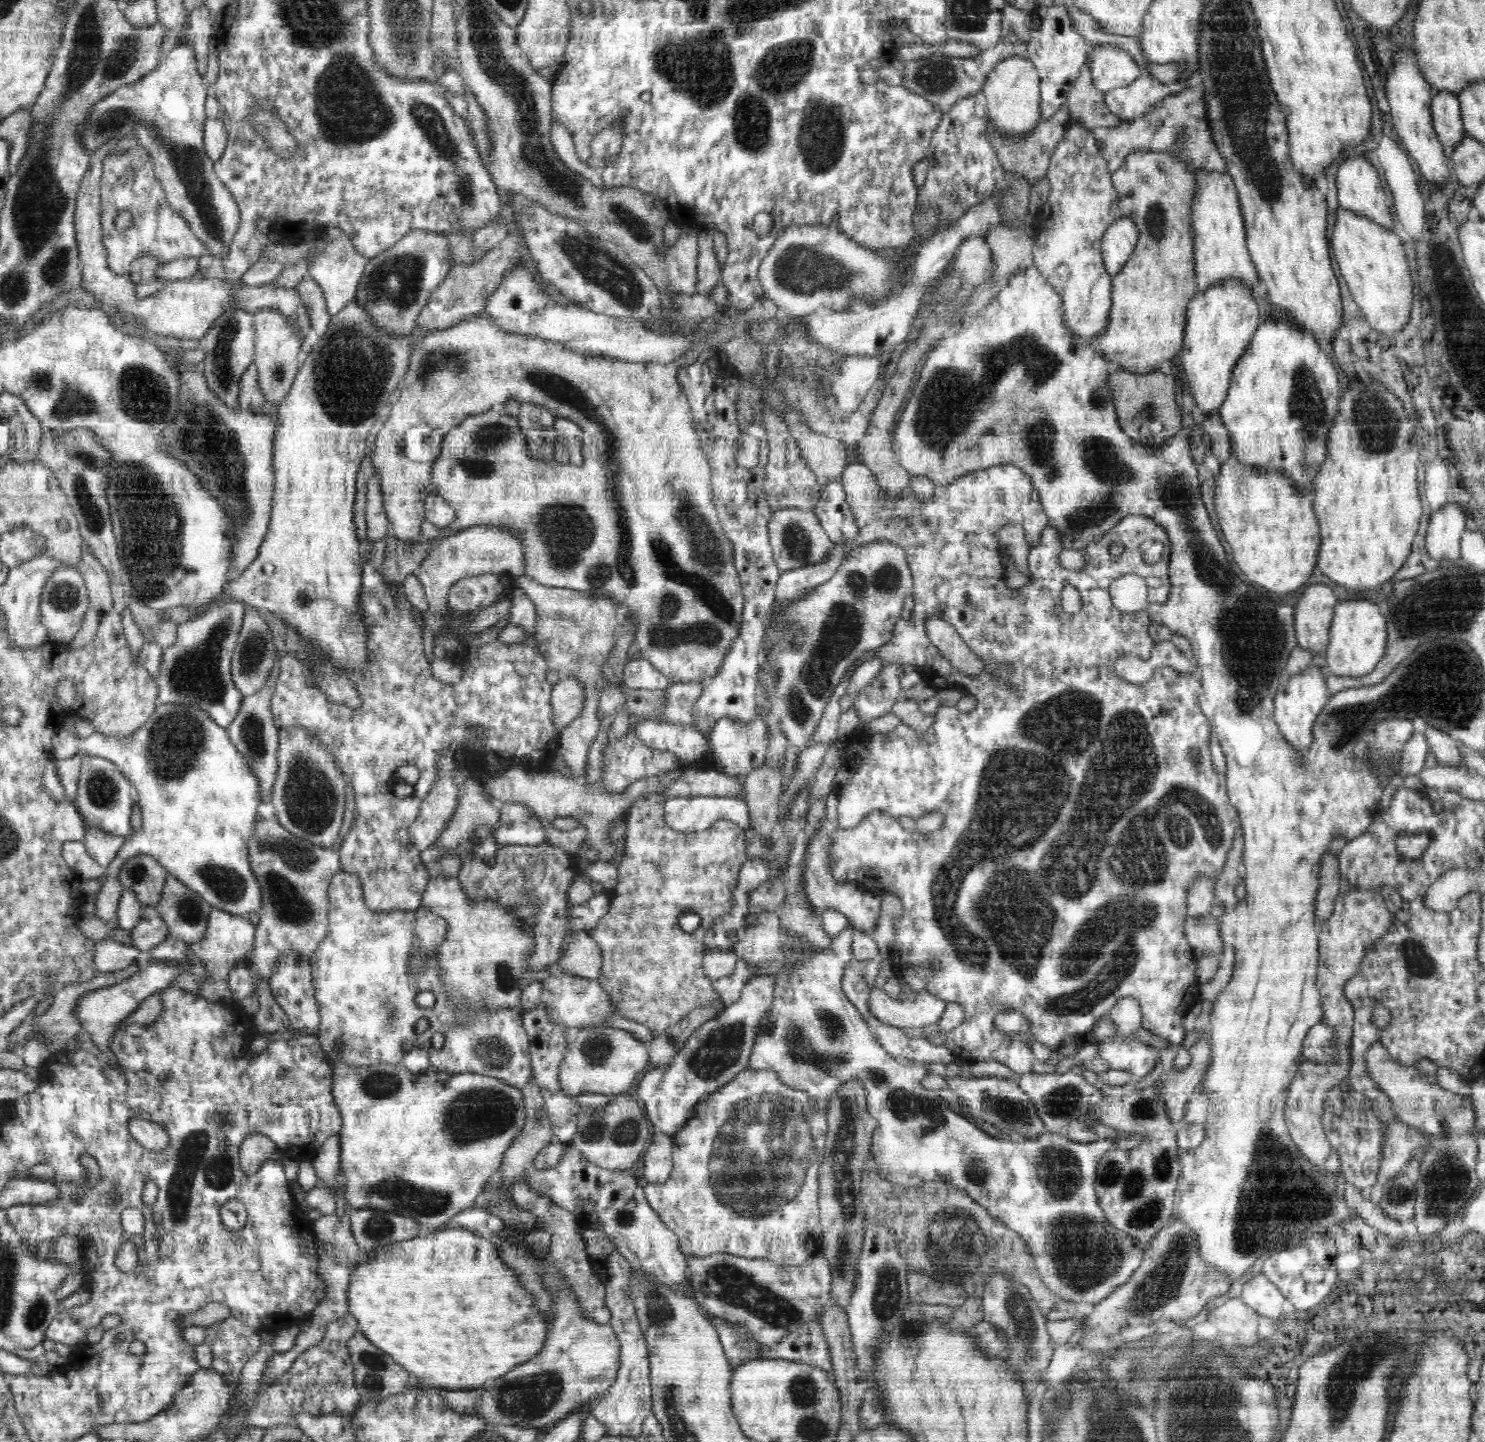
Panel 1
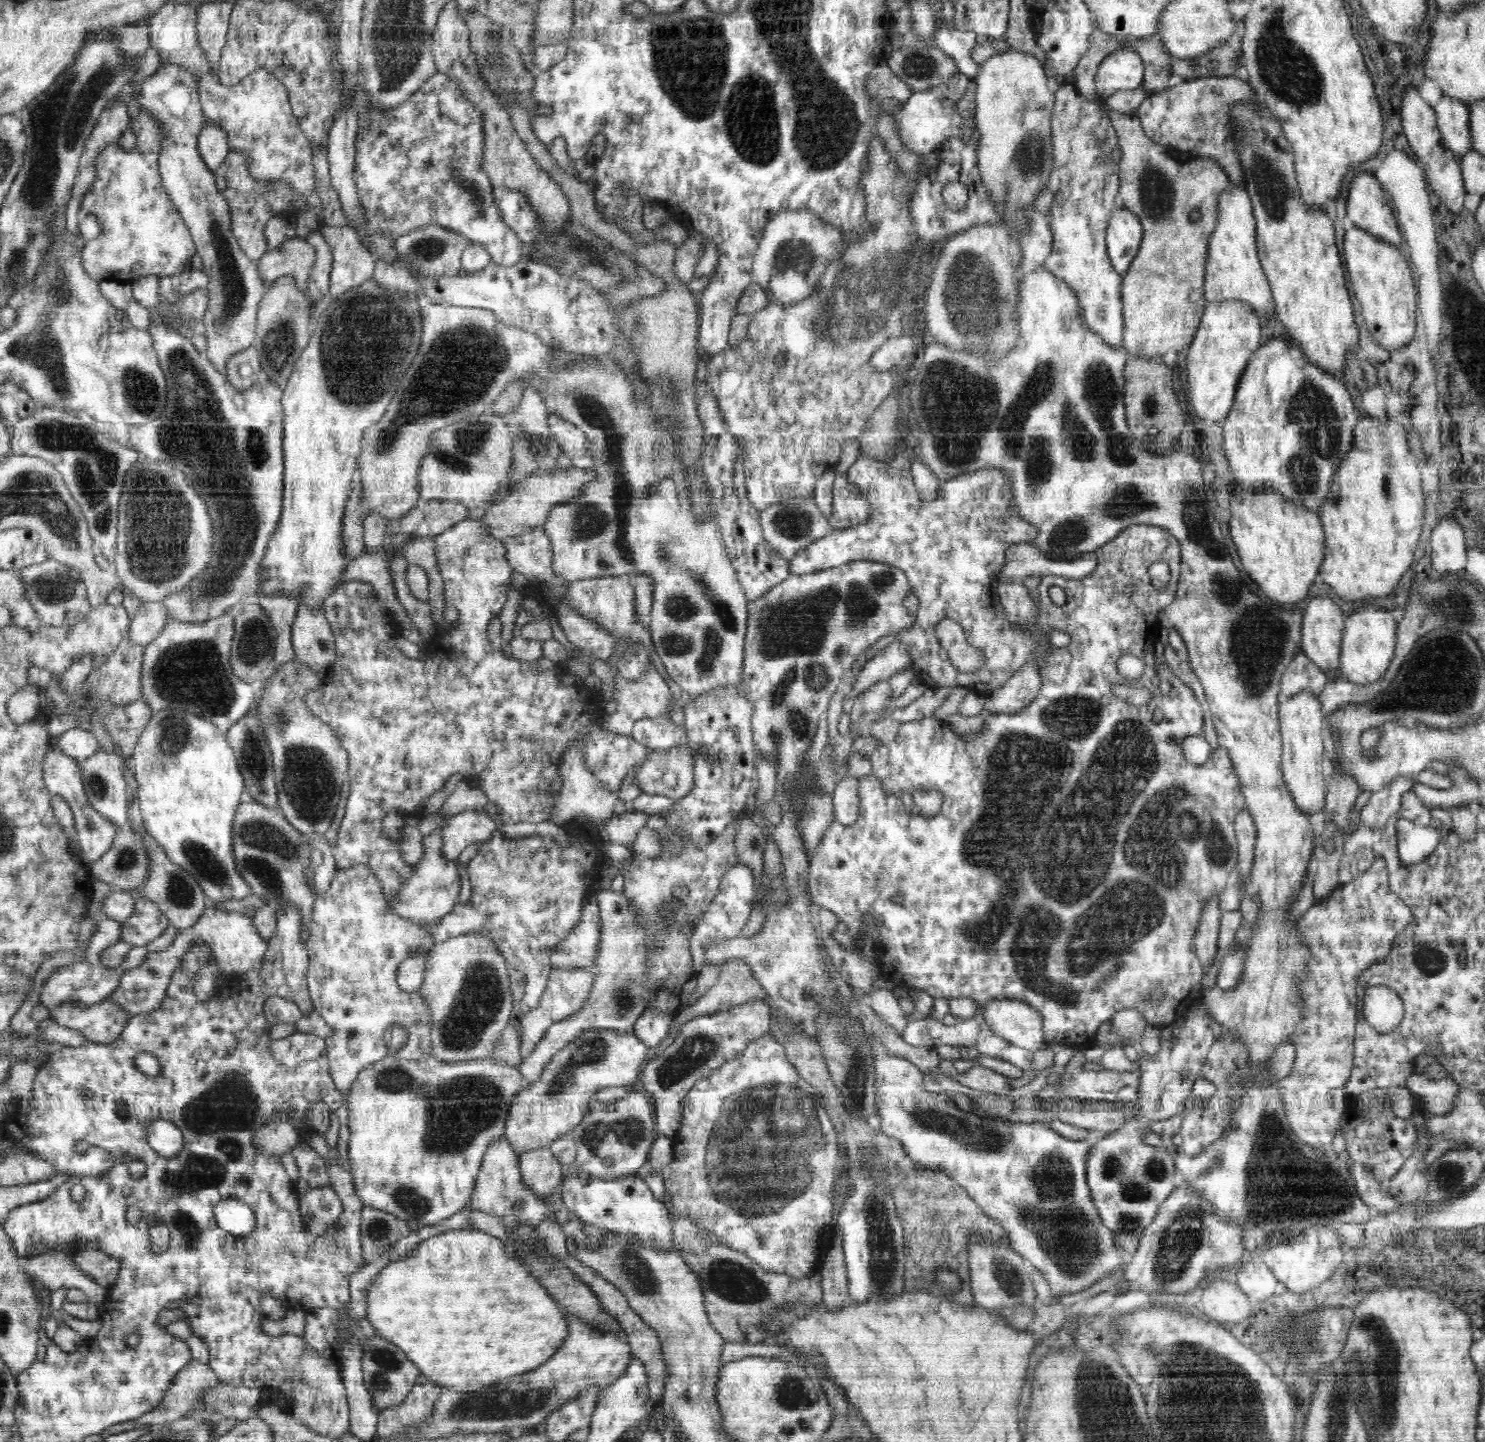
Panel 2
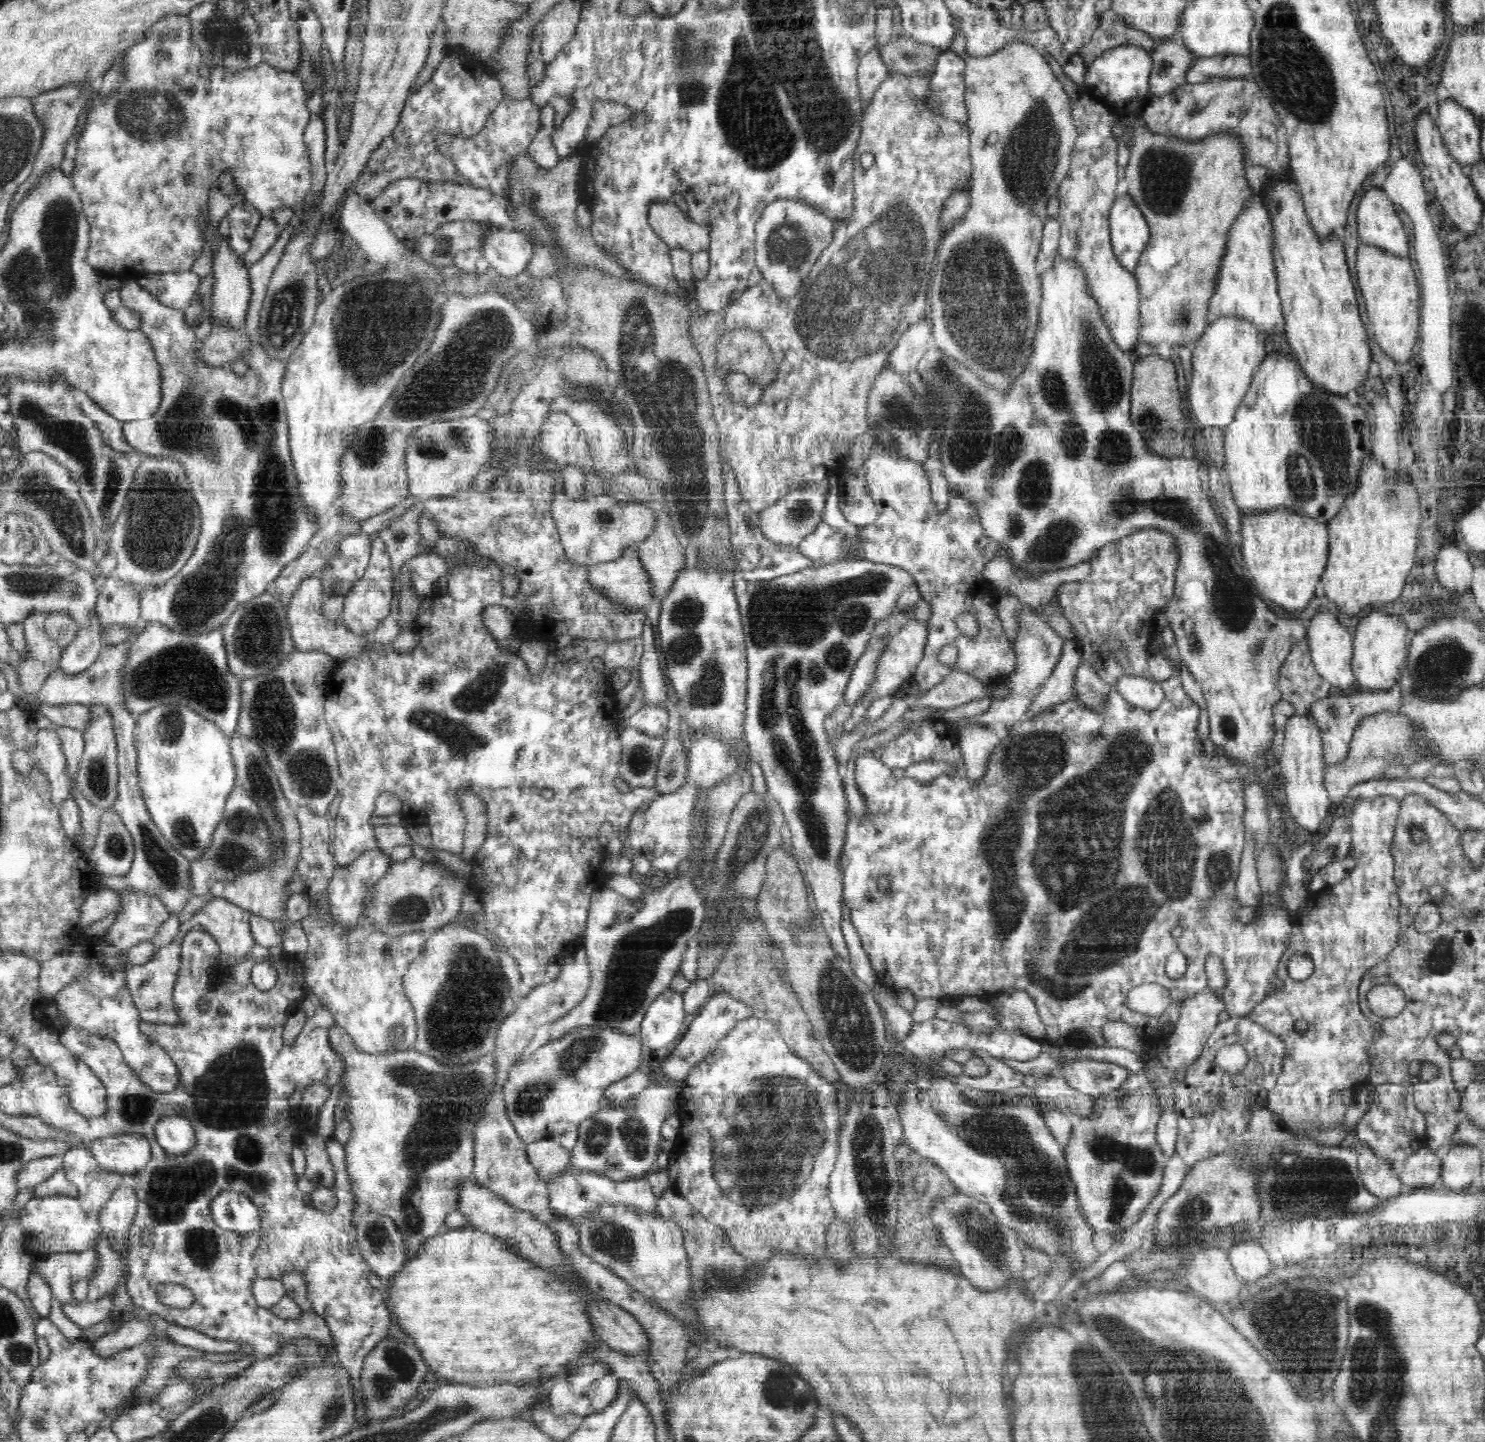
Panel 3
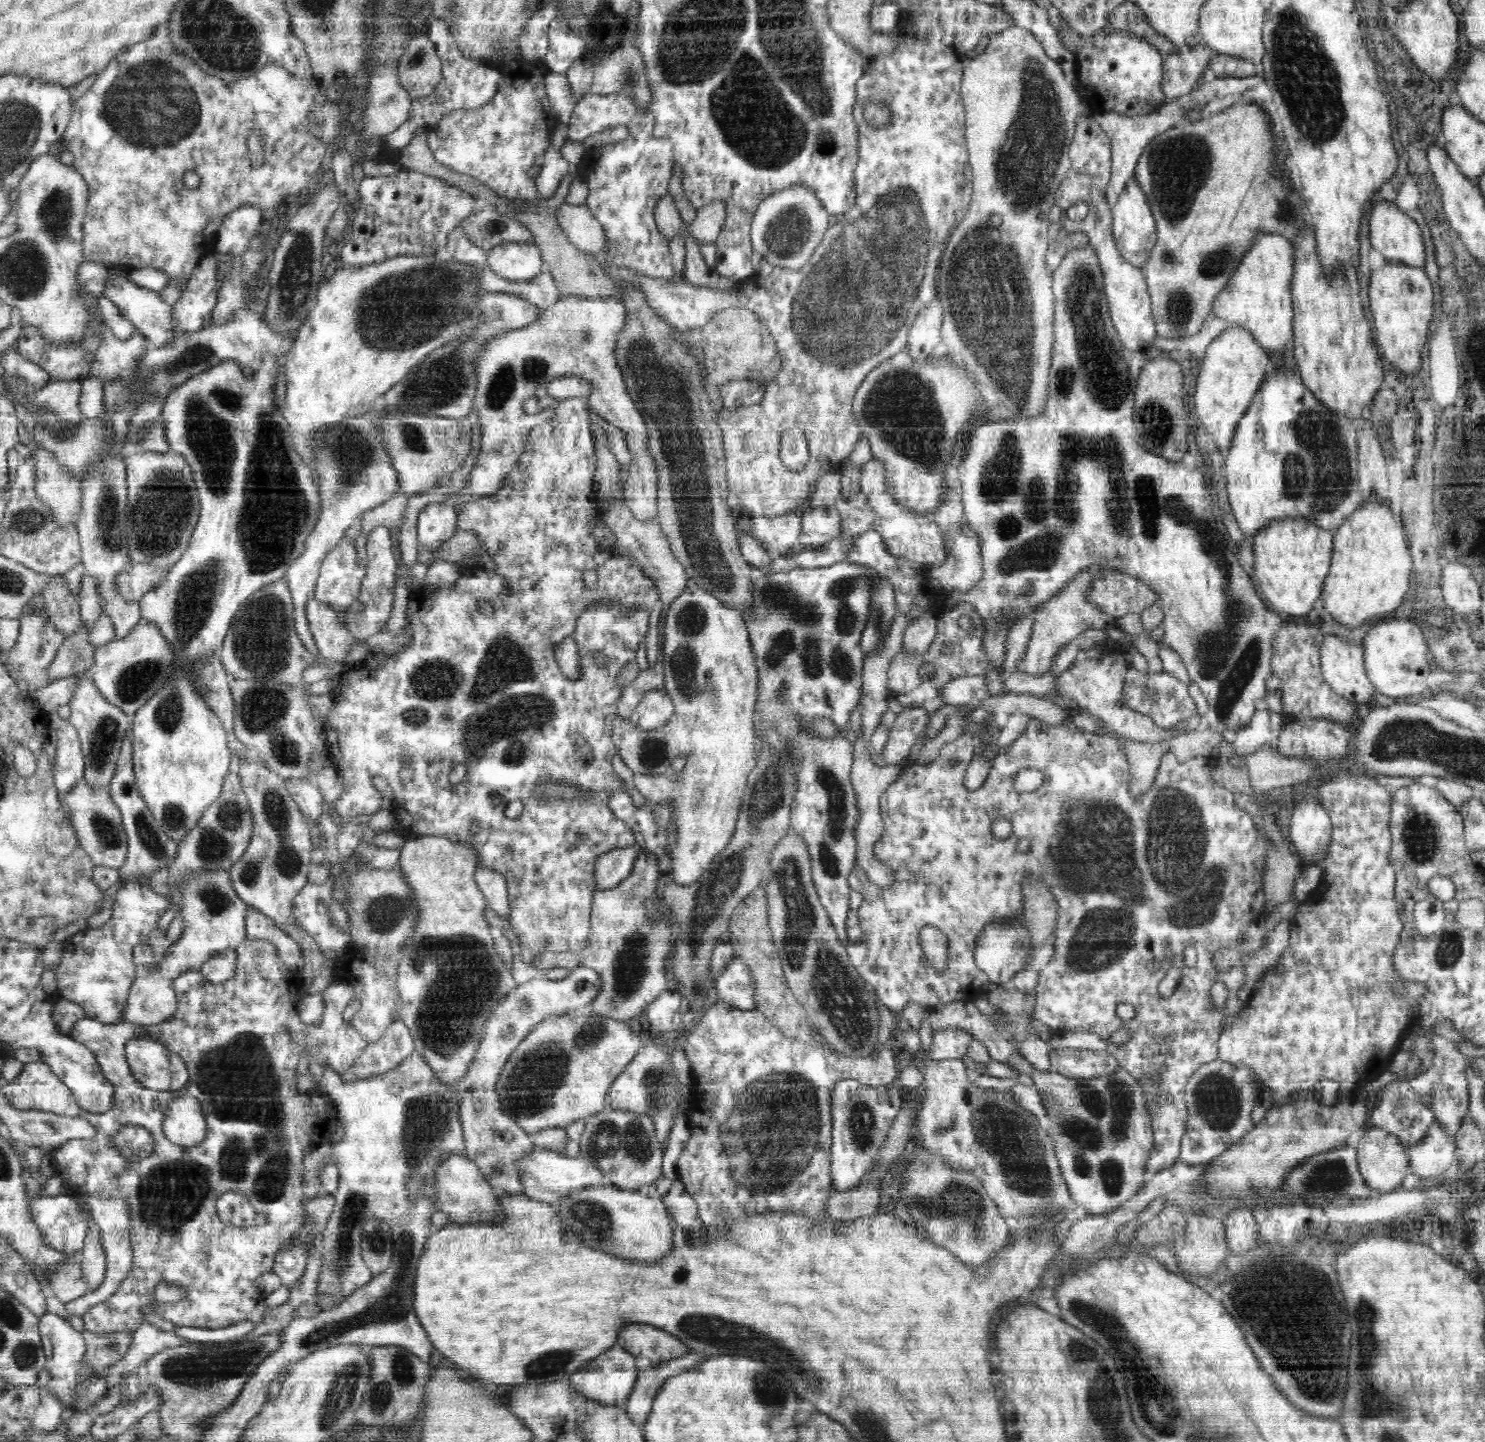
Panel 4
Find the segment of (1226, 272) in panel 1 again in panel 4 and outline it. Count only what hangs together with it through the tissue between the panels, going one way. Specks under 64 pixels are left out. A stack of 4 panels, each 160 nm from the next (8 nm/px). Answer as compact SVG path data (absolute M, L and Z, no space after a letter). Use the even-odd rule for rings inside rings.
M1260 234L1255 238L1247 254L1236 267L1231 281L1217 294L1211 311L1202 328L1184 338L1162 338L1157 336L1149 348L1164 350L1175 355L1178 339L1185 342L1190 357L1201 359L1207 346L1220 332L1228 327L1242 327L1252 333L1256 342L1267 354L1272 350L1282 350L1286 342L1293 340L1293 308L1291 299L1291 278L1296 262L1292 243L1278 234Z

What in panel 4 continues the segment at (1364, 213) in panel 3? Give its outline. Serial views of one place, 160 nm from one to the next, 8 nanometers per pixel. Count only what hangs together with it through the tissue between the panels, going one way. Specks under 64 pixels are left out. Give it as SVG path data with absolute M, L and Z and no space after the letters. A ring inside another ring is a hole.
M1380 202L1376 206L1370 204L1369 210L1371 213L1368 216L1367 224L1364 225L1369 230L1371 248L1381 252L1387 262L1423 268L1424 242L1418 224L1392 203Z

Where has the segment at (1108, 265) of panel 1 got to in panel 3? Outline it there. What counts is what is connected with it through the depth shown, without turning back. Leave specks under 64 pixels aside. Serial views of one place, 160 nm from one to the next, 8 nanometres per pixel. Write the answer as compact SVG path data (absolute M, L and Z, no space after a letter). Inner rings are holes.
M1129 194L1114 200L1109 223L1113 251L1123 267L1133 272L1149 243L1149 224Z

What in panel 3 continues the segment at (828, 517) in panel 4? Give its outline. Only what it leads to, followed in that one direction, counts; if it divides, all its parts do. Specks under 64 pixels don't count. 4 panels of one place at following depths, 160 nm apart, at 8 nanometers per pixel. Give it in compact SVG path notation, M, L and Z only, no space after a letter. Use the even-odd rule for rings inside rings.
M876 448L871 452L870 457L862 467L856 470L856 478L865 482L869 496L875 501L878 510L878 518L869 525L859 527L859 540L857 545L850 543L850 539L844 539L842 531L836 531L828 527L822 520L812 534L804 536L799 544L800 552L810 560L817 562L817 565L828 565L844 556L853 556L858 560L868 560L872 563L888 564L897 568L902 568L912 576L913 582L918 587L922 600L930 604L931 616L926 622L927 641L923 652L923 657L916 666L911 682L916 683L918 692L907 696L906 700L911 703L912 700L928 689L934 688L940 684L945 676L948 676L952 670L958 669L990 686L996 678L1009 676L1015 669L1017 658L1013 644L1004 633L1002 621L998 617L996 607L994 607L994 597L988 593L990 584L983 578L983 573L988 562L991 562L999 554L998 544L996 541L989 539L984 534L982 523L980 523L980 513L973 508L973 503L962 496L954 496L948 502L948 510L936 511L934 502L931 500L931 488L926 472L921 464L914 460L909 460L899 456L896 448ZM969 612L976 617L978 623L978 632L974 636L966 636L958 630L955 618ZM945 644L954 644L958 649L958 656L954 664L950 667L938 661L938 654L944 648Z

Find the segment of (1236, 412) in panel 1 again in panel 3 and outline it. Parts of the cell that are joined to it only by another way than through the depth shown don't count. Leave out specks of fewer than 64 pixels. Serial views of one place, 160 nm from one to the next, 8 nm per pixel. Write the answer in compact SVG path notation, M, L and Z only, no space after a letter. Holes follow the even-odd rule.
M1267 353L1265 359L1256 367L1255 374L1252 375L1248 392L1244 395L1234 420L1228 423L1228 427L1224 427L1223 430L1225 471L1231 485L1231 494L1235 504L1240 508L1241 514L1253 515L1285 508L1288 511L1296 512L1302 516L1309 516L1328 524L1344 508L1347 496L1356 490L1358 480L1360 480L1360 470L1364 468L1364 460L1372 456L1372 441L1370 441L1372 426L1370 426L1370 422L1366 422L1366 412L1356 405L1350 397L1336 395L1336 393L1332 393L1312 383L1291 353Z

